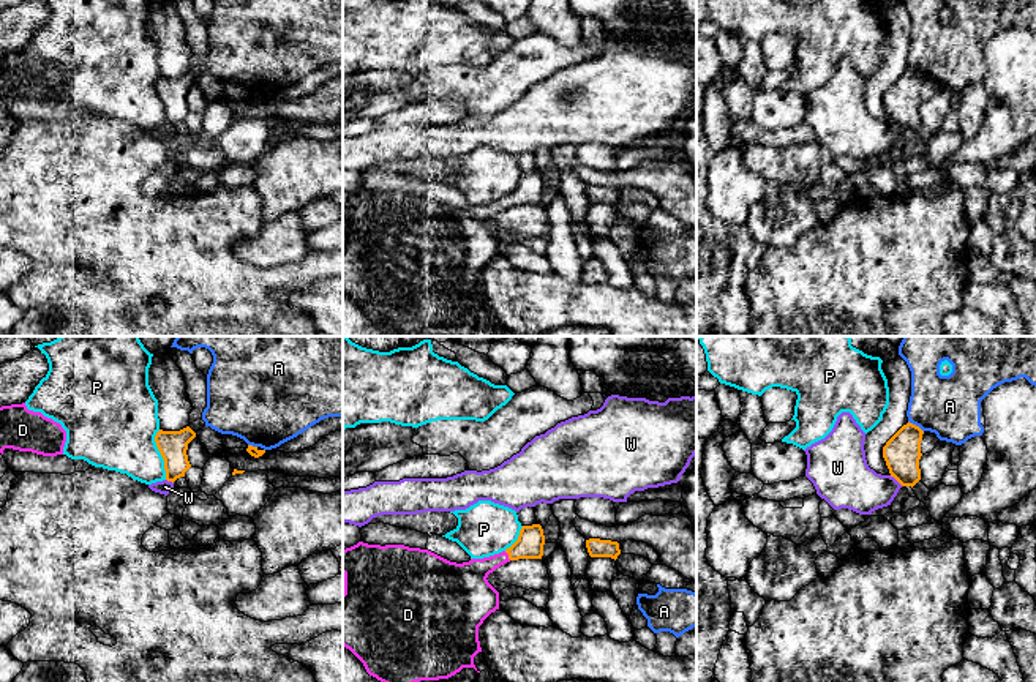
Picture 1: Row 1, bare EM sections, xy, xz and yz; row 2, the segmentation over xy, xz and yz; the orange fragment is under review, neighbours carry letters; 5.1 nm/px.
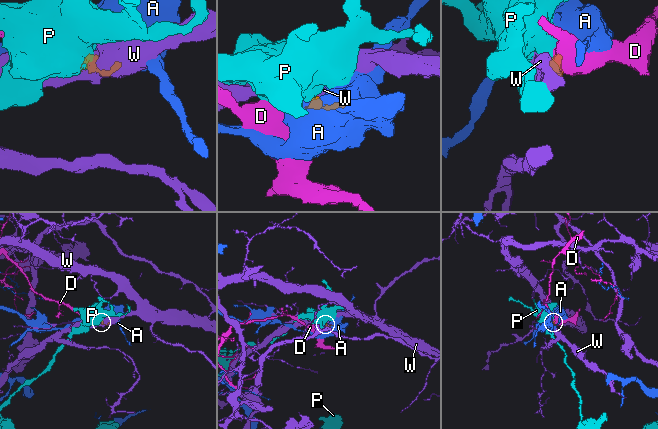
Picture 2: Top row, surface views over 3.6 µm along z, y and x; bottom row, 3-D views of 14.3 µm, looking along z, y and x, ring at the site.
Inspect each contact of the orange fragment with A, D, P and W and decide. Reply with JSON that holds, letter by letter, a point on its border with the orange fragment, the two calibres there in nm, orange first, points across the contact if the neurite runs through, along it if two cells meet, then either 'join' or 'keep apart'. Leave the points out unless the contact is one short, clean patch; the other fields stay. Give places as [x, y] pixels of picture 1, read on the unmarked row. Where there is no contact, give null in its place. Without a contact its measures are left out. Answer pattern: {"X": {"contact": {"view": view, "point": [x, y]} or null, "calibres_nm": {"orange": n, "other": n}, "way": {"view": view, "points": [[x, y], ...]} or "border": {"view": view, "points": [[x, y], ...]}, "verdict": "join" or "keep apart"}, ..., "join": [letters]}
{"A": {"contact": {"view": "yz", "point": [915, 71]}, "calibres_nm": {"orange": 190, "other": 320}, "verdict": "keep apart"}, "D": {"contact": {"view": "xz", "point": [509, 202]}, "calibres_nm": {"orange": 140, "other": 200}, "way": {"view": "xz", "points": [[529, 191], [509, 202], [485, 212], [468, 229]]}, "verdict": "join"}, "P": {"contact": {"view": "xy", "point": [161, 101]}, "calibres_nm": {"orange": 150, "other": 380}, "border": {"view": "xy", "points": [[158, 76], [155, 92], [163, 106], [166, 125]]}, "verdict": "keep apart"}, "W": {"contact": {"view": "yz", "point": [896, 125]}, "calibres_nm": {"orange": 190, "other": 280}, "border": {"view": "yz", "points": [[889, 122], [902, 131]]}, "verdict": "keep apart"}, "join": ["D"]}

